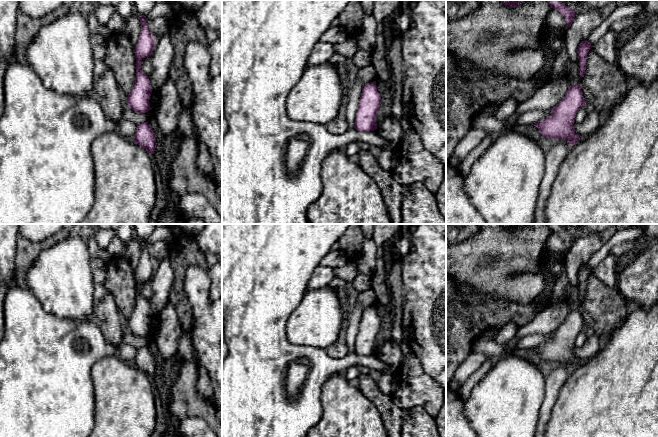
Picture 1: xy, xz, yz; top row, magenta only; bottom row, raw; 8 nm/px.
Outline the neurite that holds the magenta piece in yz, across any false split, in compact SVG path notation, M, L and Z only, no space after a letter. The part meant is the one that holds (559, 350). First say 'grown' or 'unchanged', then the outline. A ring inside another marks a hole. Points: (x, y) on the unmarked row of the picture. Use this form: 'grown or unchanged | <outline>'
unchanged | M575 307L568 312L564 322L551 332L551 340L533 349L544 361L566 364L573 369L581 363L575 357L573 348L577 335L584 329L586 326L581 310Z

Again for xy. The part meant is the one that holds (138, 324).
unchanged | M138 239L141 246L141 256L134 273L137 295L134 311L128 318L128 331L137 337L146 337L152 333L149 328L152 314L149 301L141 294L141 284L151 280L156 264L146 247L146 240Z

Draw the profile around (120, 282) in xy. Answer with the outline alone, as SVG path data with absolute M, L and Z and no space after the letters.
M112 256L106 262L107 277L104 285L113 296L120 313L130 318L136 301L136 283L133 269L124 256Z

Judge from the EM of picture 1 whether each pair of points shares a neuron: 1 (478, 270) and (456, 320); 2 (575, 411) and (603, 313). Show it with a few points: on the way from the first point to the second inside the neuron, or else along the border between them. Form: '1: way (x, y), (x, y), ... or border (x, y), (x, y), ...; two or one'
1: border (456, 279), (468, 283), (475, 290), (492, 298); two
2: border (624, 320), (608, 339); two

